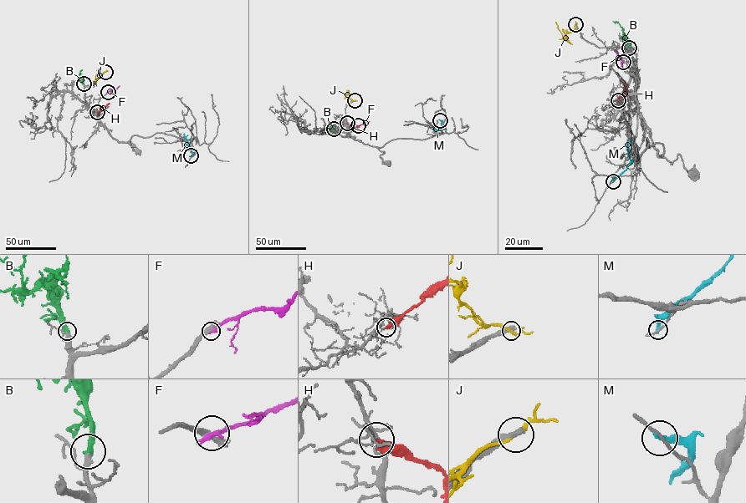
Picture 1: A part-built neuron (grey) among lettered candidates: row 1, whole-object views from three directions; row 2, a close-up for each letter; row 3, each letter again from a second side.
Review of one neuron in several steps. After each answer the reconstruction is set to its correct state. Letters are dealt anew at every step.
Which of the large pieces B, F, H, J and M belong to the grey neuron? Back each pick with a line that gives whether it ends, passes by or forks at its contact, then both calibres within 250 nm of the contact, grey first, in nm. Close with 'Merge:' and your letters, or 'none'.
B: it ends; calibres 240 and 360 nm
Merge: B

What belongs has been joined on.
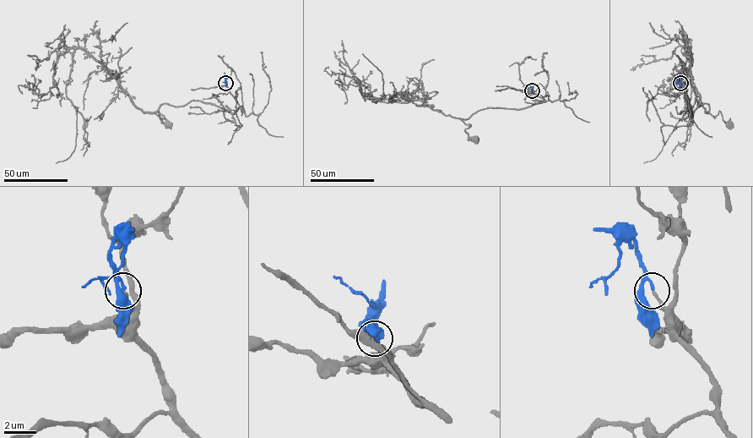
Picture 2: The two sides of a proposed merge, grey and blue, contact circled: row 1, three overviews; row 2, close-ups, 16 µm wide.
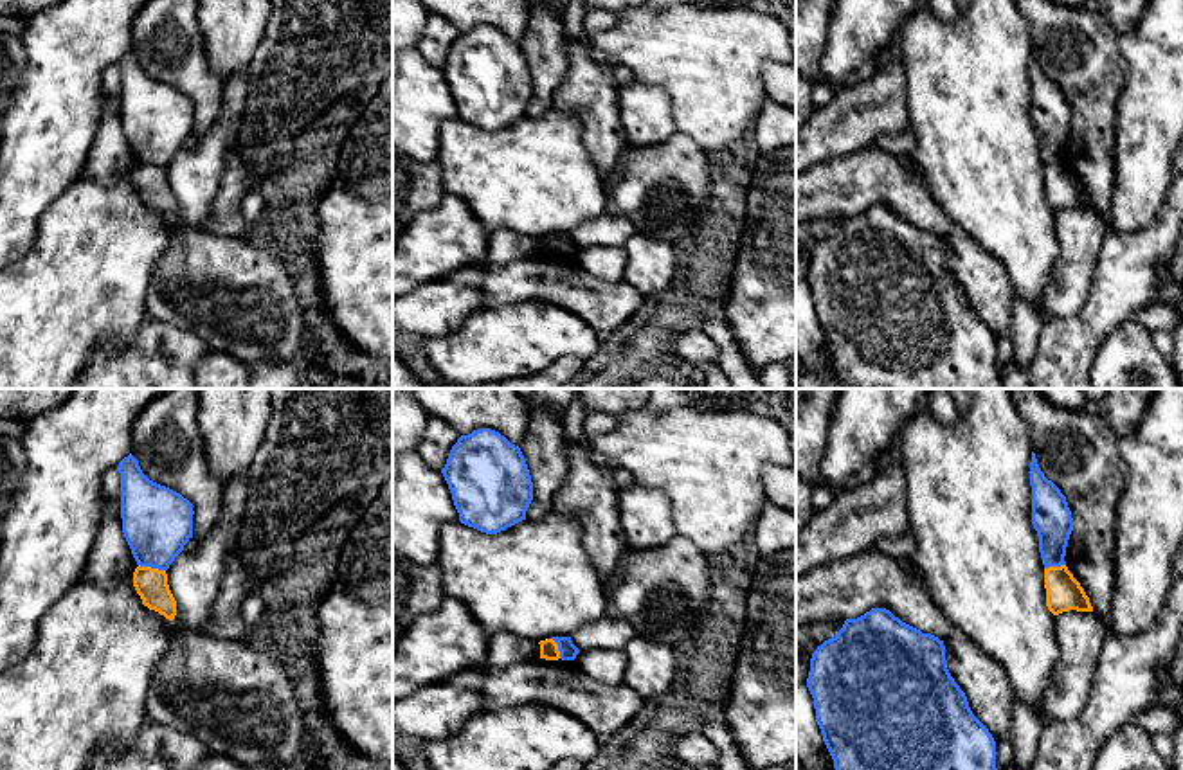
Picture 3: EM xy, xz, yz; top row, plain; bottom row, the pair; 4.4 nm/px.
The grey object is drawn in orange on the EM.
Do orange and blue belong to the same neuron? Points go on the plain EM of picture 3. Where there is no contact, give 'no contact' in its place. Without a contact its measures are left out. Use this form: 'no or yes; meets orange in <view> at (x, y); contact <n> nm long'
no; meets orange in xy at (150, 164); contact 120 nm long

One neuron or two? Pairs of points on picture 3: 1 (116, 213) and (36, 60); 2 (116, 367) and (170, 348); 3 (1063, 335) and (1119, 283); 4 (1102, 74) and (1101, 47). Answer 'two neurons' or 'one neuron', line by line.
1: two neurons
2: one neuron
3: one neuron
4: one neuron

